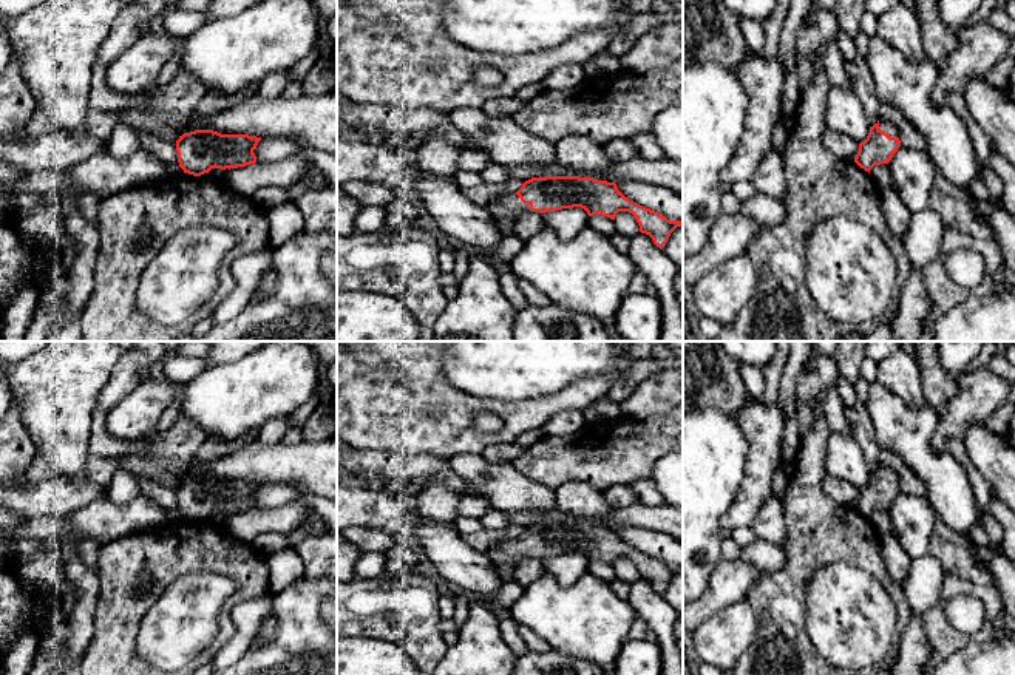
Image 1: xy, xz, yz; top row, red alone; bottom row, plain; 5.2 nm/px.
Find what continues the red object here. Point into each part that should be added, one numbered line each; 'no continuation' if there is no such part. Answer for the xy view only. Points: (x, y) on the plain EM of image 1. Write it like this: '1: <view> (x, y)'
no continuation

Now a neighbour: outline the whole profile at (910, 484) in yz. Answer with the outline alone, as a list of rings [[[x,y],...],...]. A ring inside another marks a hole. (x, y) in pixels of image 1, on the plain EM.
[[[882,449],[878,456],[879,465],[890,466],[899,477],[901,493],[927,497],[925,483],[904,463],[904,460],[893,451]]]

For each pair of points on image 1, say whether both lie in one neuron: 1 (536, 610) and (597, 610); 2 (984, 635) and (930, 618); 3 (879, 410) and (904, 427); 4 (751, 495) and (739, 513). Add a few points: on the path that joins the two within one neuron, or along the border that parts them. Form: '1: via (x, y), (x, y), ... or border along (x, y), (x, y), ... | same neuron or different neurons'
1: via (552, 610), (581, 610) | same neuron
2: via (970, 638), (950, 638), (944, 632) | same neuron
3: via (886, 413), (898, 425) | same neuron
4: via (748, 499), (743, 508) | same neuron

